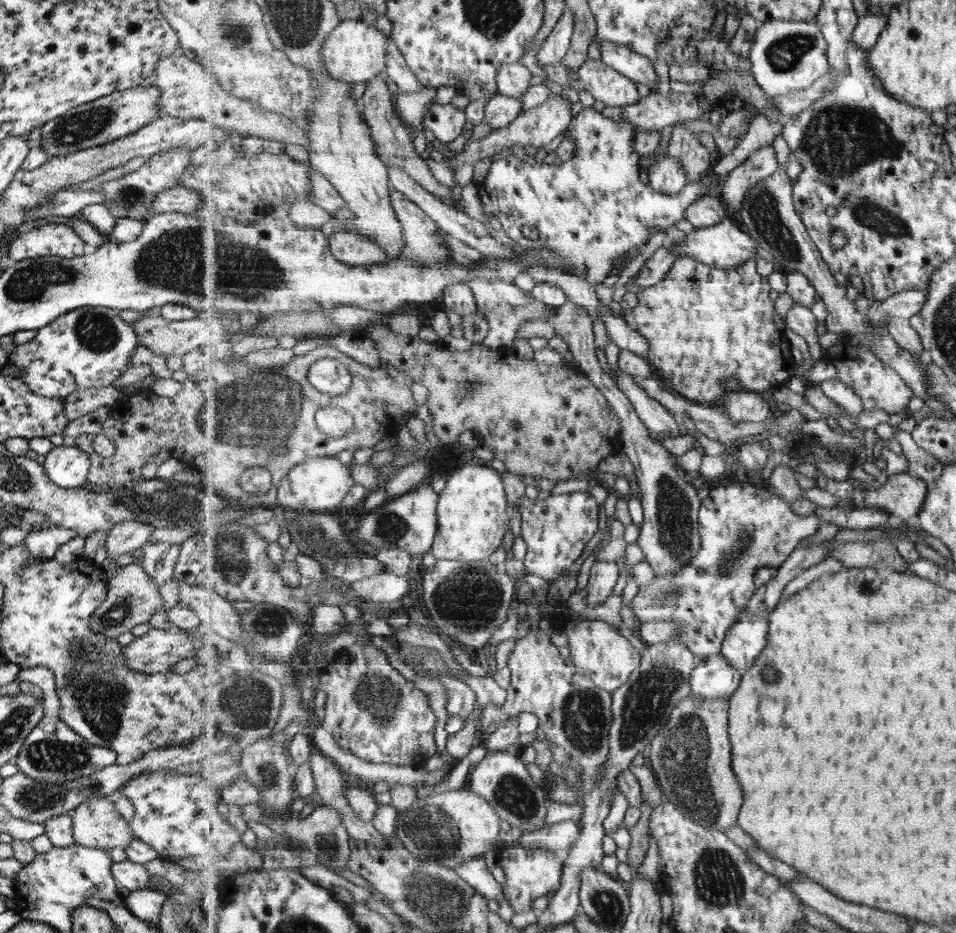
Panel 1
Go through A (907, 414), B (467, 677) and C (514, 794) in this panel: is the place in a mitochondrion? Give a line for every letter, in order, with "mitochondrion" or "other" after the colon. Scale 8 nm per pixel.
A: other
B: other
C: mitochondrion

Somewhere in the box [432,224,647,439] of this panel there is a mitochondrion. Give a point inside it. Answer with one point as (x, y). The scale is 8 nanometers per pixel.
(470, 386)

